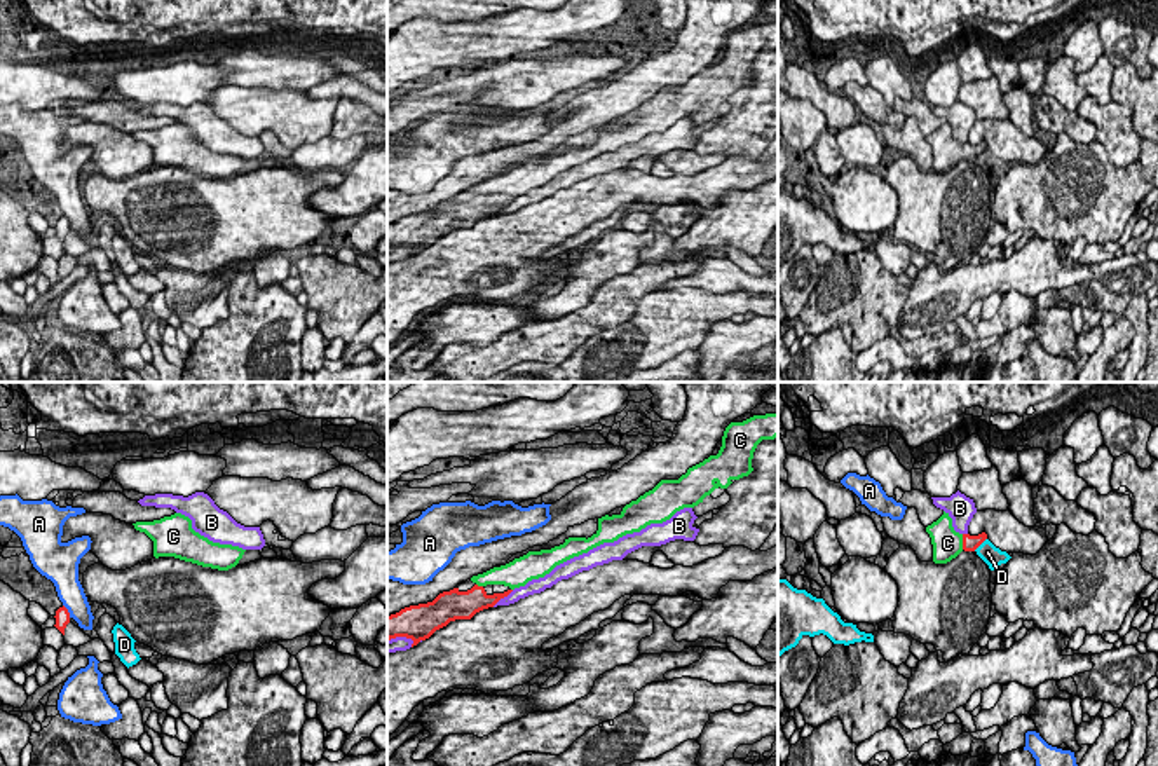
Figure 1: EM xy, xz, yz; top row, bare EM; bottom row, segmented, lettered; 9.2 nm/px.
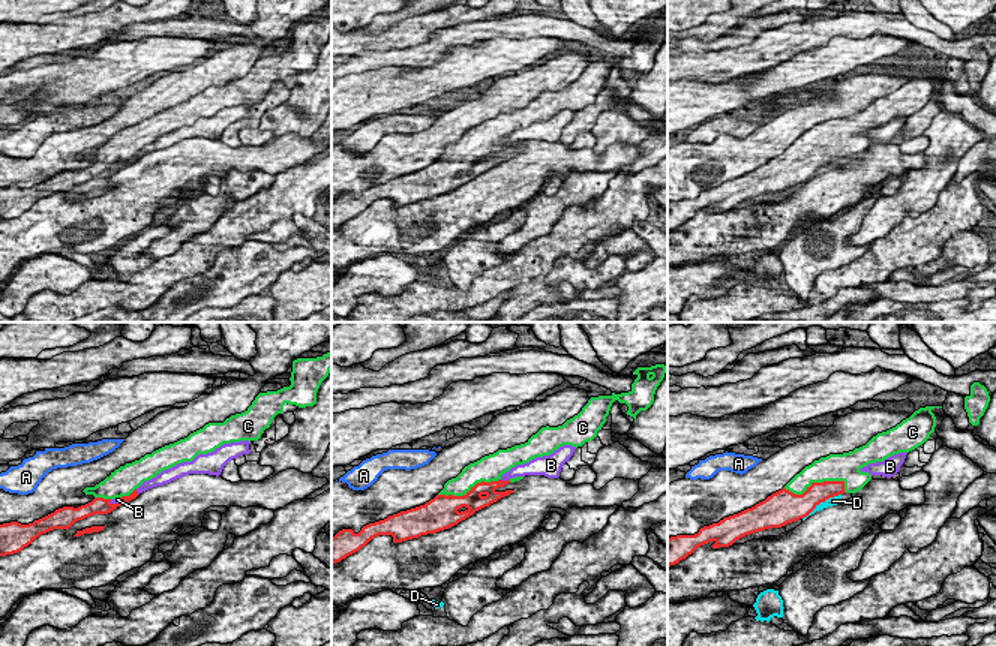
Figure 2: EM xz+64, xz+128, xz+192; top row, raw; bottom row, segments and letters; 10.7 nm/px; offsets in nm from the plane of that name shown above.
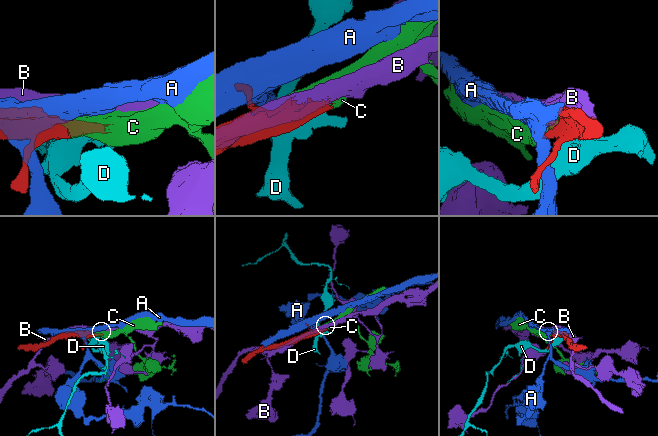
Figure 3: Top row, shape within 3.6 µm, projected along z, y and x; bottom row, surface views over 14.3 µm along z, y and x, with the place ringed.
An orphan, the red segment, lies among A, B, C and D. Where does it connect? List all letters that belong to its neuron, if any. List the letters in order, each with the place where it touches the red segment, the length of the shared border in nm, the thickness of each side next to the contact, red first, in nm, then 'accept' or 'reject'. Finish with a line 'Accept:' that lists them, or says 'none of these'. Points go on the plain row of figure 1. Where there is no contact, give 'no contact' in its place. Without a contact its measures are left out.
A: meets red in xy at (67, 220); contact 140 nm long; 130 nm thick on the red side, 240 nm on the other; reject
B: meets red in xz at (503, 206); contact 260 nm long; 220 nm thick on the red side, 120 nm on the other; reject
C: meets red in yz at (963, 150); contact 140 nm long; 160 nm thick on the red side, 280 nm on the other; accept
D: meets red in yz at (979, 154); contact 170 nm long; 160 nm thick on the red side, 180 nm on the other; reject
Accept: C

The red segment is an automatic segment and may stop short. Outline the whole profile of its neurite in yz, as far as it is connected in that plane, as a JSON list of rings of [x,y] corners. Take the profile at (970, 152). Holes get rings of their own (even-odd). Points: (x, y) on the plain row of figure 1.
[[[945,120],[937,131],[926,136],[926,141],[931,147],[935,173],[947,173],[963,159],[975,161],[987,148],[985,141],[978,145],[956,141],[952,136],[952,127]]]

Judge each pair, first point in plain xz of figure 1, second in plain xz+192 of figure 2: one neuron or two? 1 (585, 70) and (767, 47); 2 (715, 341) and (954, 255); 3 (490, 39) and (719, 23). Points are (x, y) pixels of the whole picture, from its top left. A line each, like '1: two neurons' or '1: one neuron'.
1: two neurons
2: two neurons
3: two neurons

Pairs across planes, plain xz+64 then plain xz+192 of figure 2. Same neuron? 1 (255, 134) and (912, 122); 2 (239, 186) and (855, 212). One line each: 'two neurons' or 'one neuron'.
1: two neurons
2: two neurons

